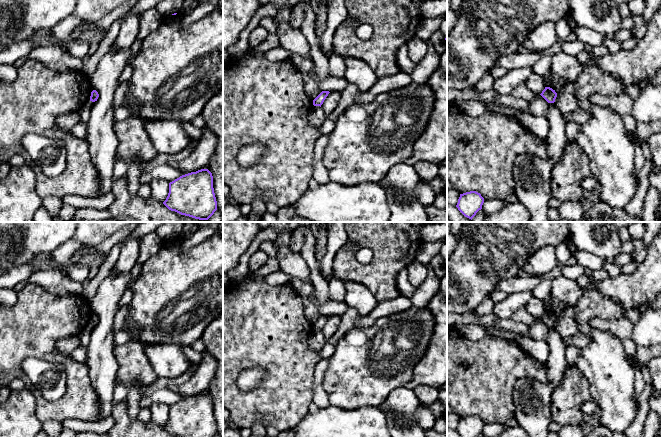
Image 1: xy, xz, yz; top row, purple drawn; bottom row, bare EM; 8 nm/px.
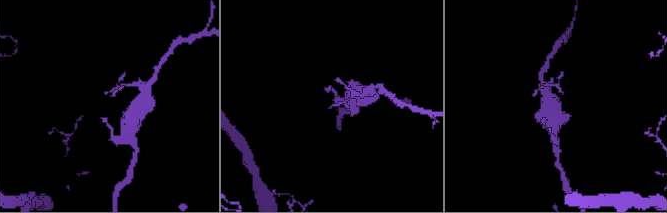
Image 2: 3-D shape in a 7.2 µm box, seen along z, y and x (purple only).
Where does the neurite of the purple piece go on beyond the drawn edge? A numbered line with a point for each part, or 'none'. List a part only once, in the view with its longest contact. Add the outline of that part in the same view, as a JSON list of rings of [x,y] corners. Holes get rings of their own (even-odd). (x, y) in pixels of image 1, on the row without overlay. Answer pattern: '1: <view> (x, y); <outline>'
none

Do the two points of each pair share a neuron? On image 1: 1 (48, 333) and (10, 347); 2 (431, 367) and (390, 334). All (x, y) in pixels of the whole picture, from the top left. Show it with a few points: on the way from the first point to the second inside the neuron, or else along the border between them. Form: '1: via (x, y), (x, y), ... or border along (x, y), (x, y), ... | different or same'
1: via (39, 333), (22, 335), (19, 338) | same
2: border along (431, 337), (426, 352), (413, 369), (411, 379) | different

